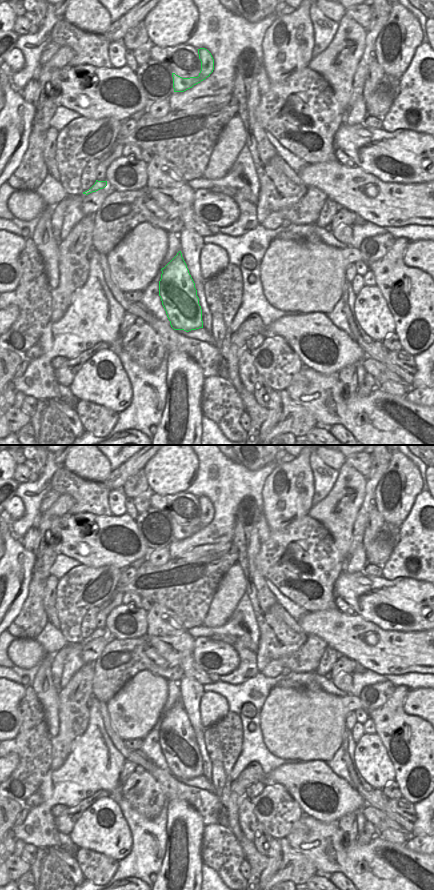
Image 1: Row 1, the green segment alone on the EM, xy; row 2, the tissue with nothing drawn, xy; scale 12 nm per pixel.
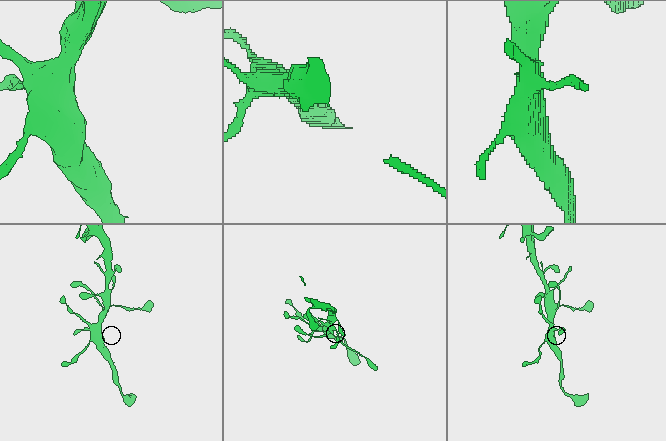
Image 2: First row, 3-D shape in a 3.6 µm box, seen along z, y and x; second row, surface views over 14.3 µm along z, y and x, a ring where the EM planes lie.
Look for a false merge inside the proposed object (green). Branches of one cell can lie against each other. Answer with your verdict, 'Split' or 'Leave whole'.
Leave whole

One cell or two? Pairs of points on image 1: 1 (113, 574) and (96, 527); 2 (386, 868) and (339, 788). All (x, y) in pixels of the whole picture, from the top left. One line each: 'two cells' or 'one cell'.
1: two cells
2: two cells

